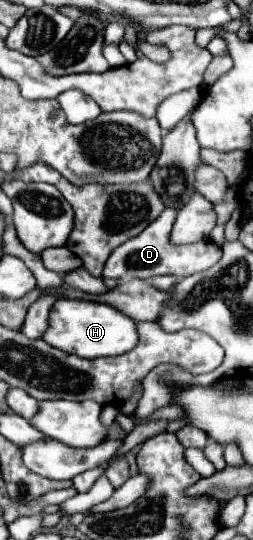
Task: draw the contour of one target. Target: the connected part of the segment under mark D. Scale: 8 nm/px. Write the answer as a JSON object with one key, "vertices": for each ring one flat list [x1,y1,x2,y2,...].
{"vertices":[[165,208,161,212,161,216,157,220,153,220,141,234,123,242,121,246,117,246,105,264,103,276,117,278,117,280,133,280,133,278,147,280,153,276,171,274,171,276,183,278,183,276,191,276,191,274,197,274,201,270,211,268,221,258,221,248,213,240,199,240,199,242,181,244,181,246,173,244,169,240,169,234,171,234,175,216,177,216,175,208]]}

